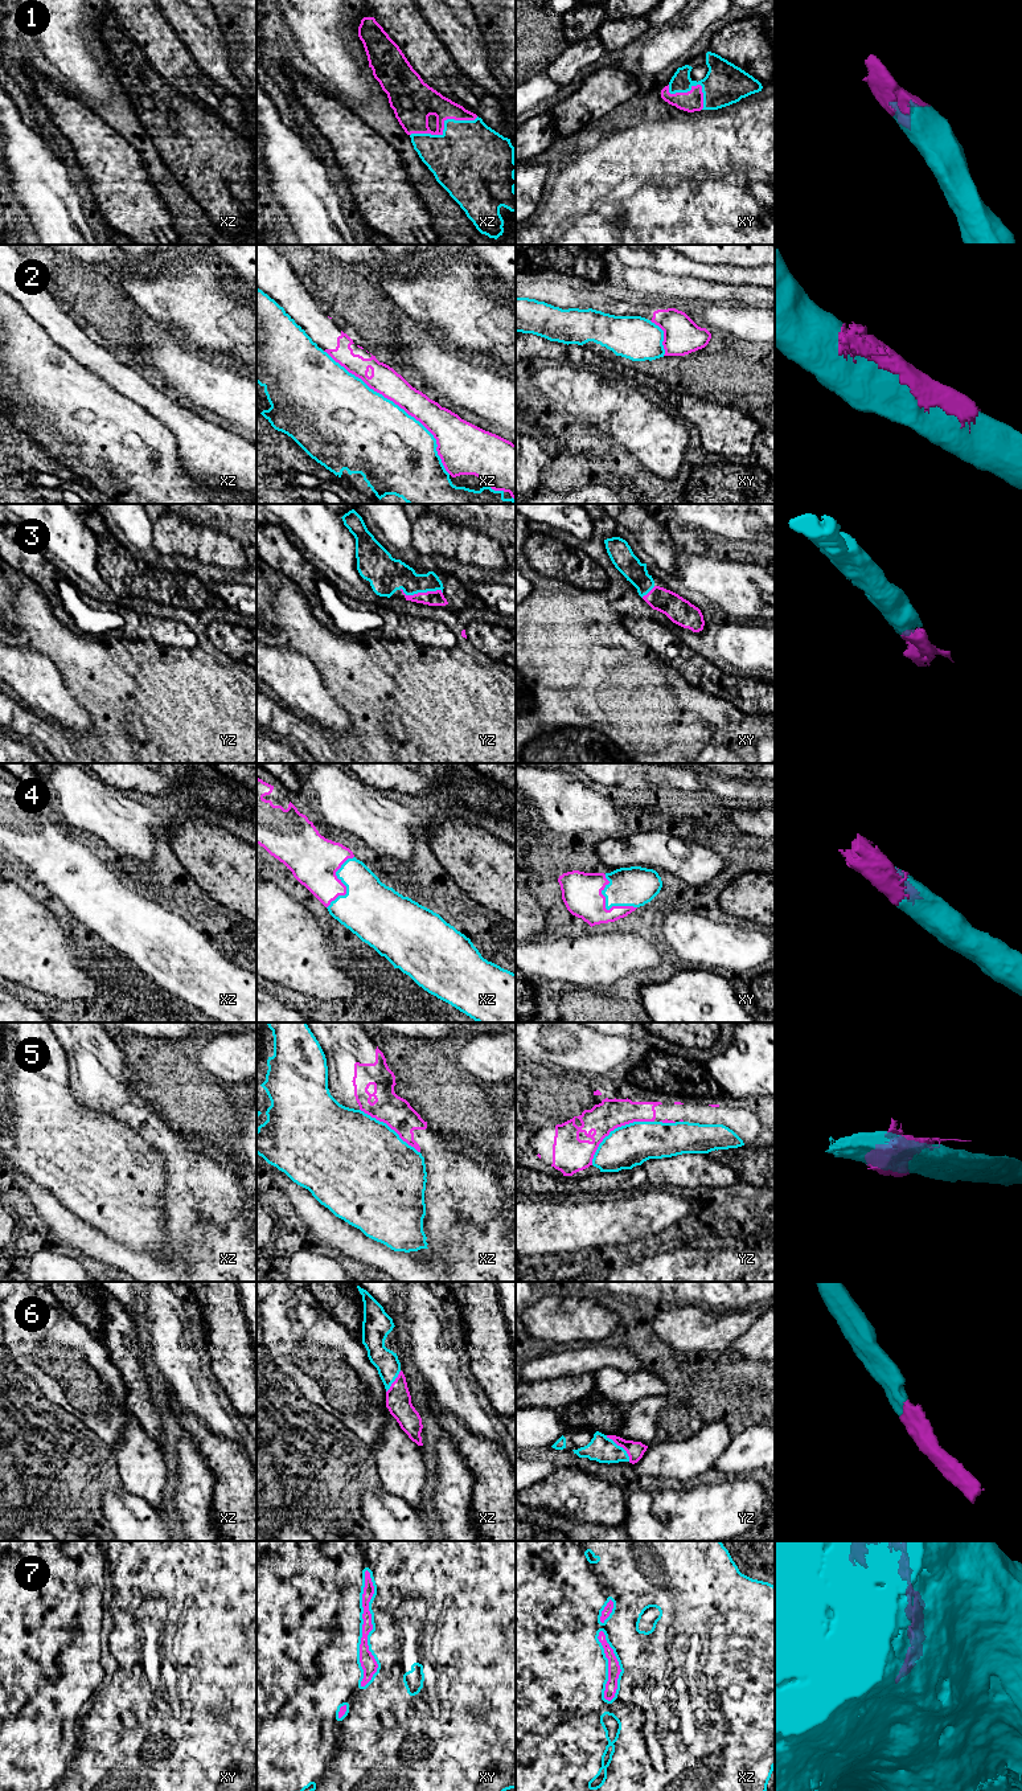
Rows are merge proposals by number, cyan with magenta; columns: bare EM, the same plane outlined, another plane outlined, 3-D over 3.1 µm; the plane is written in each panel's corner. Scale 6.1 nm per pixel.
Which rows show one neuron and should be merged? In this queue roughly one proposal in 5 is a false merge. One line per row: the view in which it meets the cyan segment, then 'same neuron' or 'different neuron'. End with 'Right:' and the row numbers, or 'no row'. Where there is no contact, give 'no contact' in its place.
1: xz | same neuron
2: xz | different neuron
3: yz | same neuron
4: xy | same neuron
5: yz | different neuron
6: yz | same neuron
7: xy | same neuron
Right: 1, 3, 4, 6, 7

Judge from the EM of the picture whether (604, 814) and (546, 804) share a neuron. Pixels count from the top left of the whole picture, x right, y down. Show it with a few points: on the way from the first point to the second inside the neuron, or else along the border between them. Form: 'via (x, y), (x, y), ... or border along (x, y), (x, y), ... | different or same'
via (590, 811), (561, 803) | same

